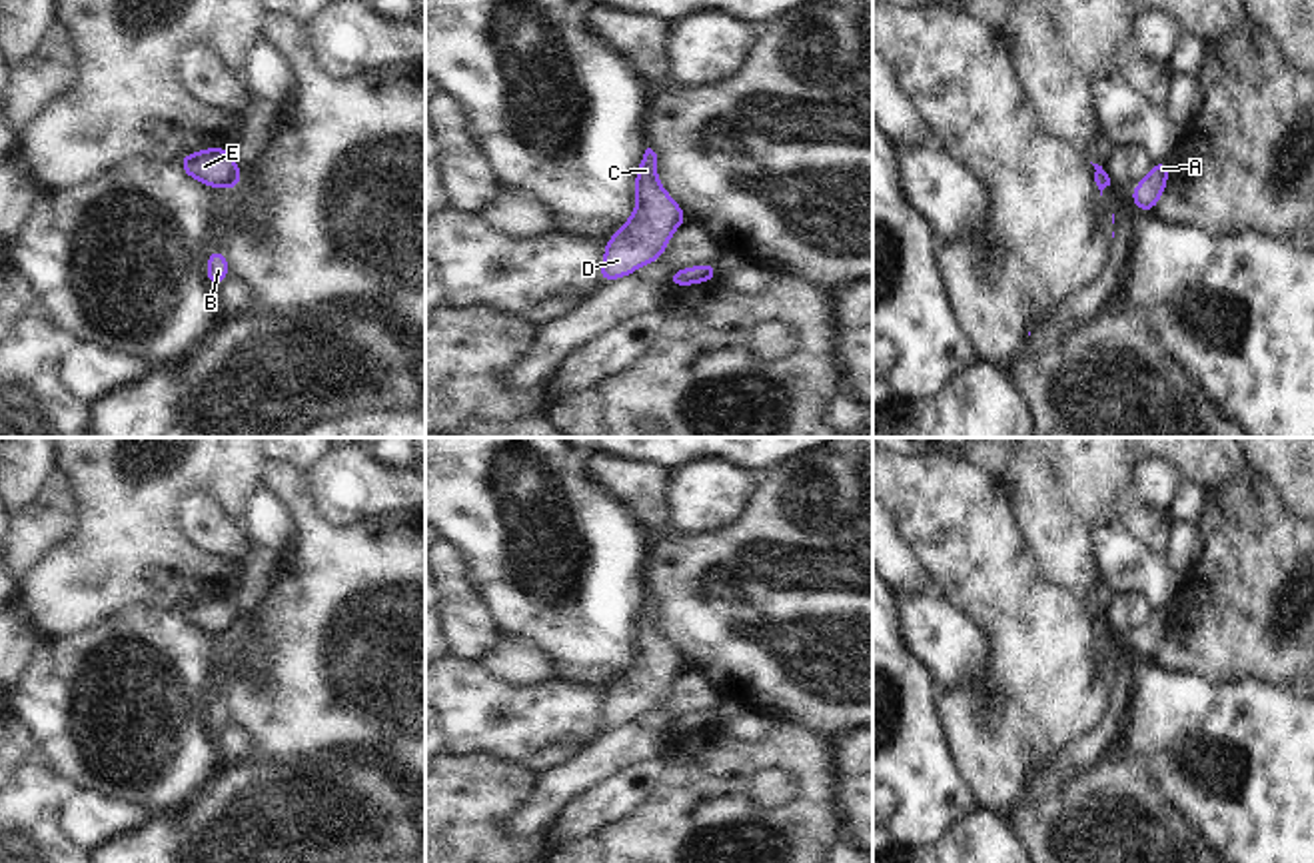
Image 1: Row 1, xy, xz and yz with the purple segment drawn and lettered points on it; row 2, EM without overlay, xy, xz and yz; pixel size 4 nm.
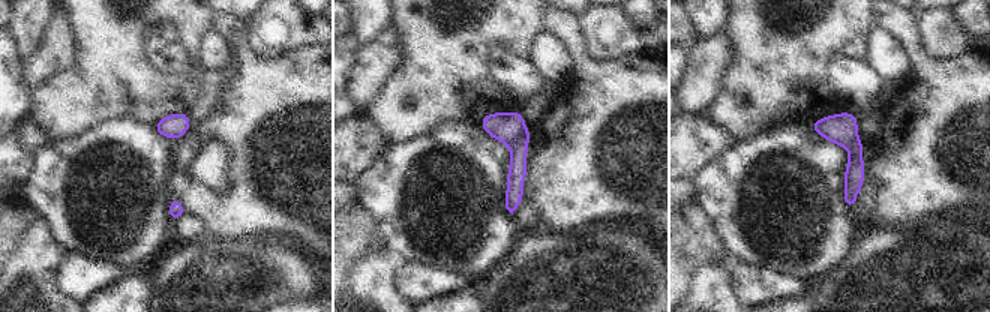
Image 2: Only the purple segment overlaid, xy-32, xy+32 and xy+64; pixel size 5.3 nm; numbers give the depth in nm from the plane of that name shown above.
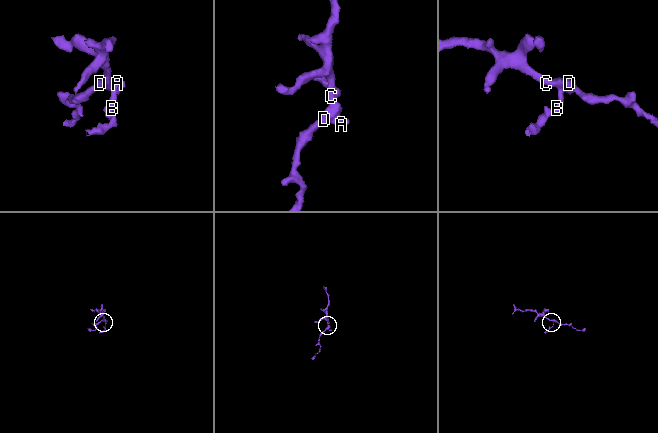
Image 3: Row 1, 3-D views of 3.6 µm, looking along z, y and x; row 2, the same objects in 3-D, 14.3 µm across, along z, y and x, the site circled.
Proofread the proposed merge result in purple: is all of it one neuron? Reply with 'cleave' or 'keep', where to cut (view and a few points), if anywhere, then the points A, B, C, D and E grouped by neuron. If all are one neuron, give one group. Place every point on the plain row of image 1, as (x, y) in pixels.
cleave | xy (238, 614), (220, 634) | A C D E / B

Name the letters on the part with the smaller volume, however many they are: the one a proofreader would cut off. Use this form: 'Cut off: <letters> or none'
Cut off: B

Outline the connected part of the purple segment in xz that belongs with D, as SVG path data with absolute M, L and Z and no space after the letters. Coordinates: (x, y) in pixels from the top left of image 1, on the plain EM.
M647 595L635 619L637 653L605 689L599 725L603 731L633 723L637 715L661 707L685 657L657 625L657 601Z

